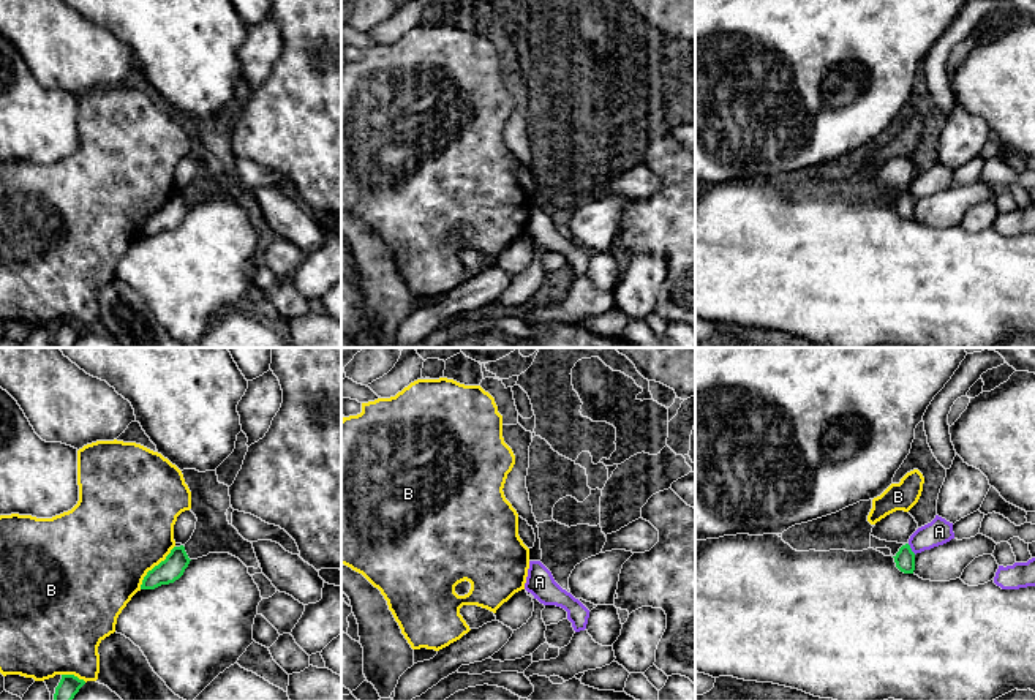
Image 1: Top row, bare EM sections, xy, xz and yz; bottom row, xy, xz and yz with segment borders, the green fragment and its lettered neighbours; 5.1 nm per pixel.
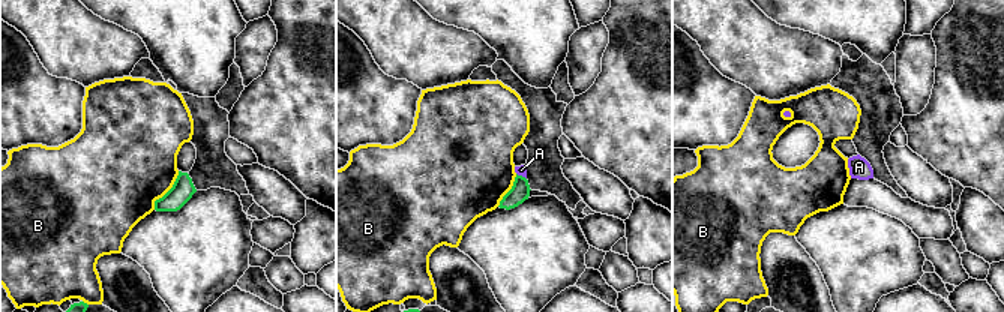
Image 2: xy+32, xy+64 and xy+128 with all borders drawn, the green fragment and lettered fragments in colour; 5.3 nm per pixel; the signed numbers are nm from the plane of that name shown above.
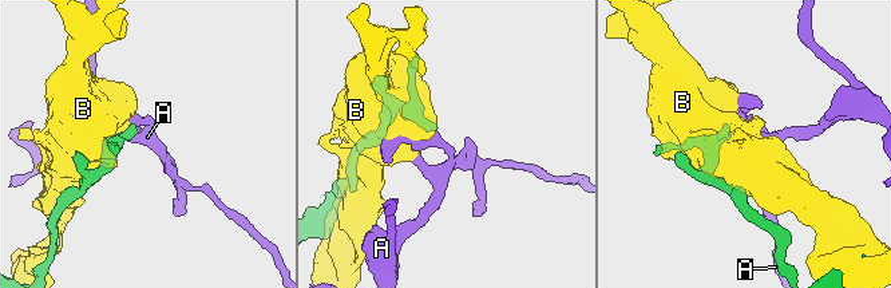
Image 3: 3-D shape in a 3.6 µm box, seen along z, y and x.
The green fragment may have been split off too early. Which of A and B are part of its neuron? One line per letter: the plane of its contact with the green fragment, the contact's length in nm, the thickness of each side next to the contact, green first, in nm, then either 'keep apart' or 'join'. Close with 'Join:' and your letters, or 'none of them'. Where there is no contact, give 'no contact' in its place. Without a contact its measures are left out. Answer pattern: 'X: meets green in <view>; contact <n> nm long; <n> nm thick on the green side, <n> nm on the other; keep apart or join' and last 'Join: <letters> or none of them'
A: meets green in yz; contact 70 nm long; 100 nm thick on the green side, 140 nm on the other; keep apart
B: meets green in xy; contact 280 nm long; 120 nm thick on the green side, 500 nm on the other; keep apart
Join: none of them

